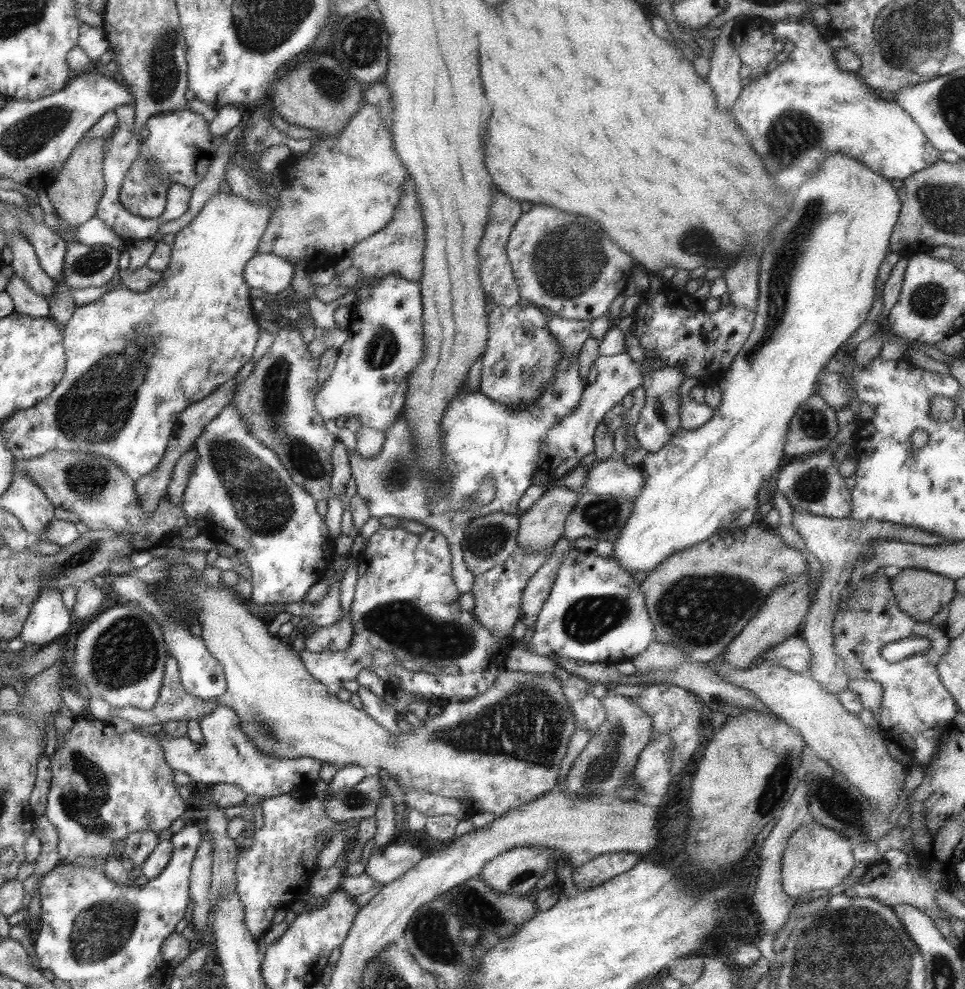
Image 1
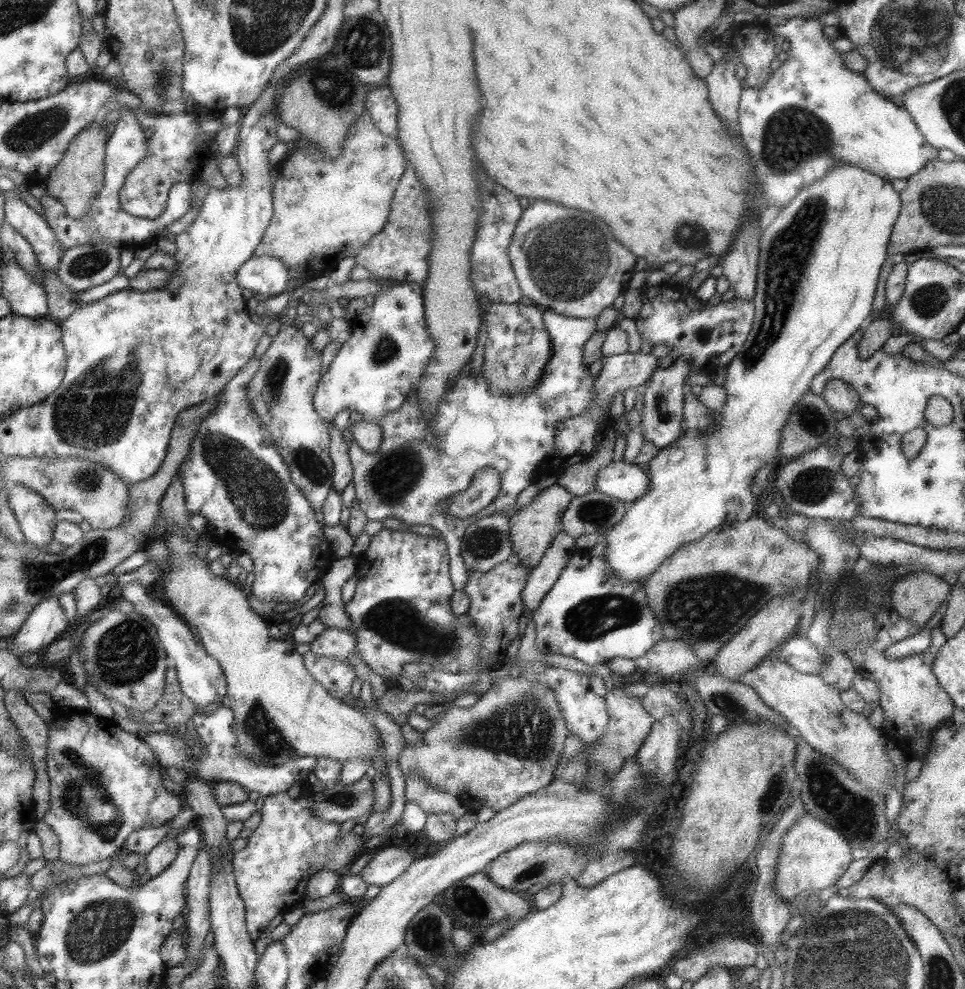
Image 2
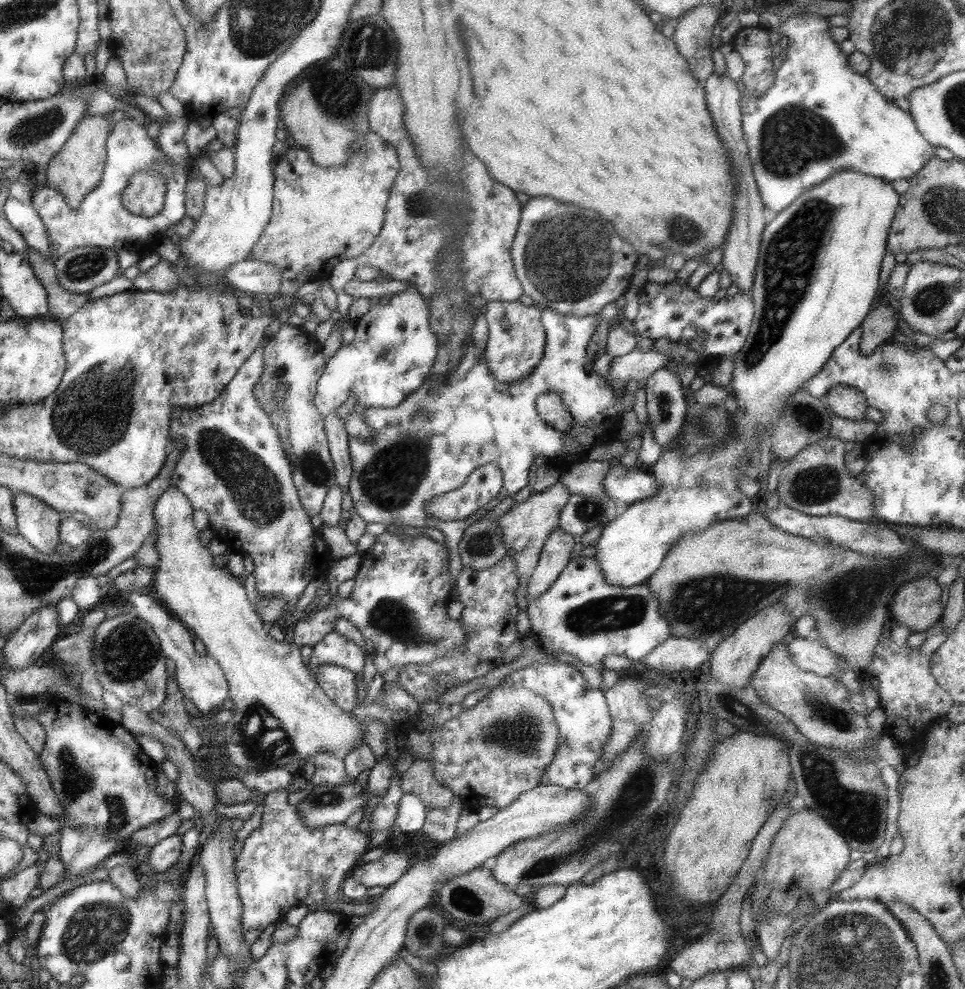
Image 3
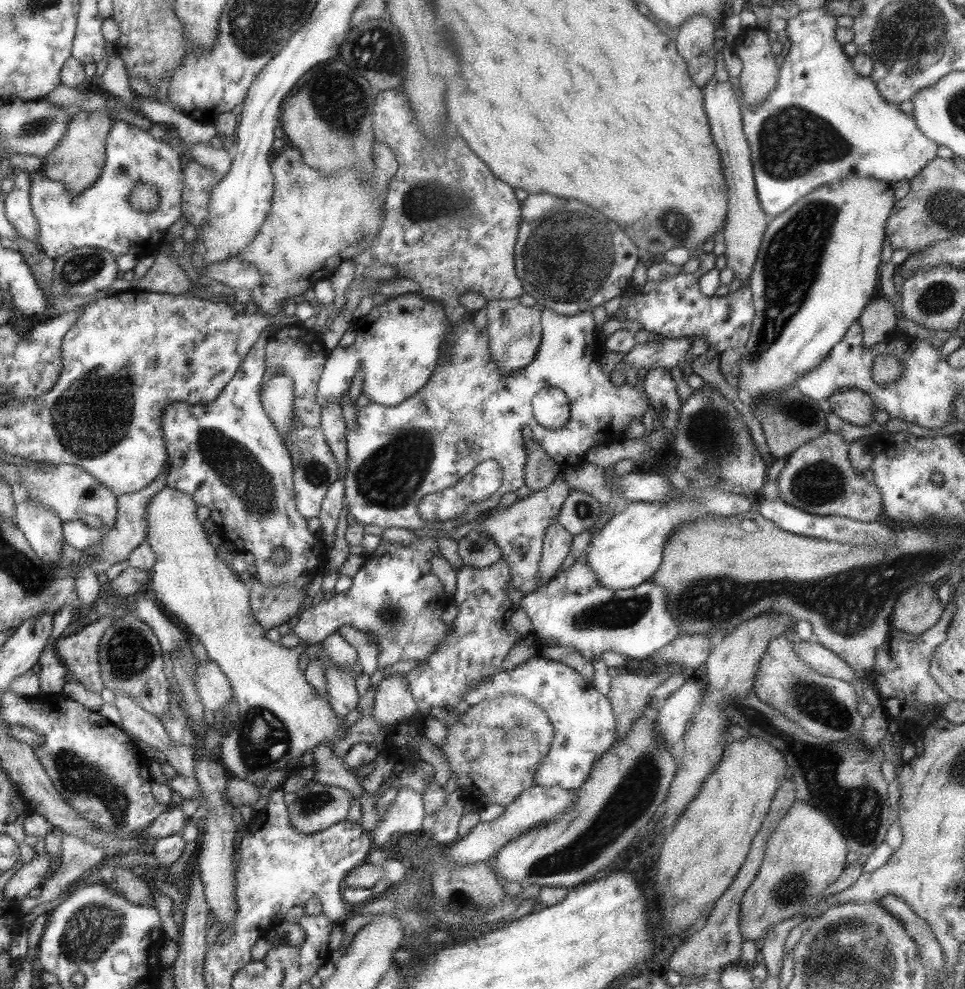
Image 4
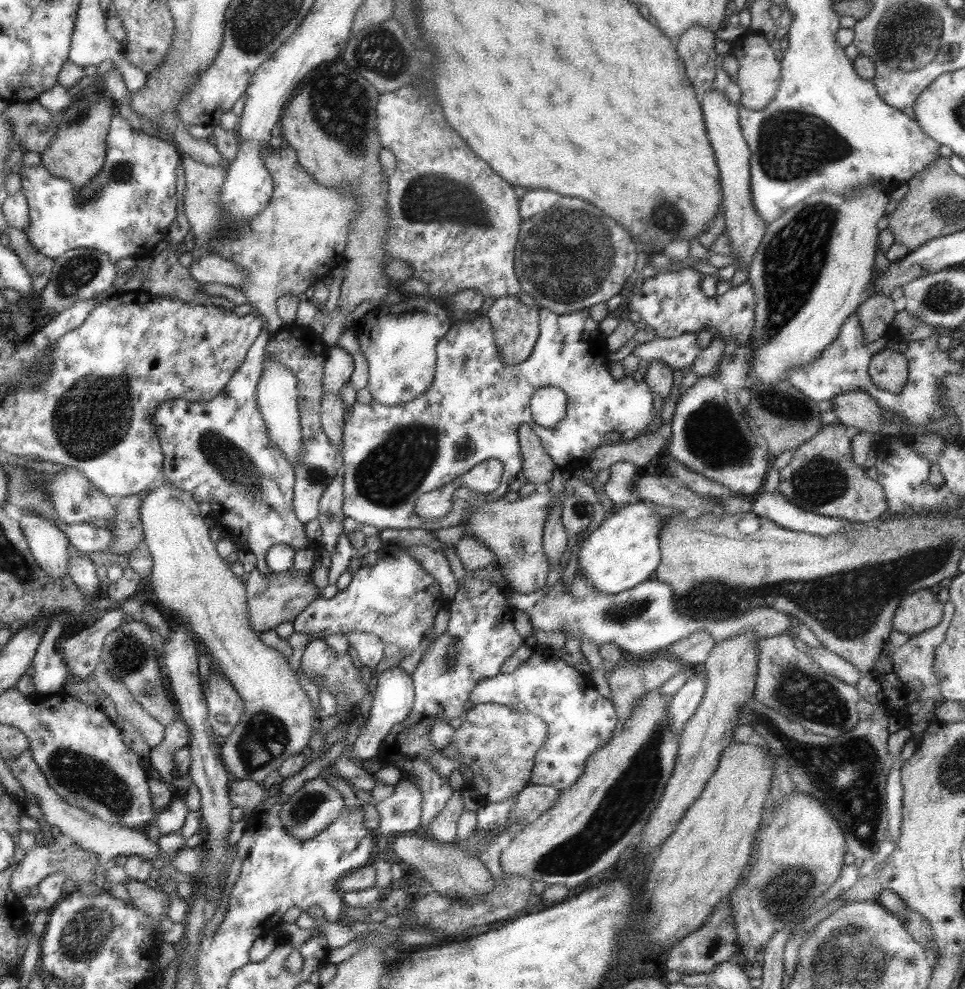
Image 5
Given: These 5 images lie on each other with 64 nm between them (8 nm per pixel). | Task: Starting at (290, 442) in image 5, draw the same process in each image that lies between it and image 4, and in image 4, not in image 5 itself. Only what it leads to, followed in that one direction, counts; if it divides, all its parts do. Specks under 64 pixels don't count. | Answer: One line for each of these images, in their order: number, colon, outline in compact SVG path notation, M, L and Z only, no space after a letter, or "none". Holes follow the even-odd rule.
4: M275 376L261 386L261 404L269 420L275 424L283 440L291 436L291 404L293 404L293 382L287 376Z

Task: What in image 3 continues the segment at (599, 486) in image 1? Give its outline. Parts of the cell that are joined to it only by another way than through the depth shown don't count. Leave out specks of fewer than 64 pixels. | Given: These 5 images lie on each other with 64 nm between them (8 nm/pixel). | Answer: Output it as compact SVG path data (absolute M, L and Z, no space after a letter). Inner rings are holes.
M611 466L603 478L603 490L607 498L615 498L631 506L639 500L655 496L657 480L651 474L641 472L637 466Z

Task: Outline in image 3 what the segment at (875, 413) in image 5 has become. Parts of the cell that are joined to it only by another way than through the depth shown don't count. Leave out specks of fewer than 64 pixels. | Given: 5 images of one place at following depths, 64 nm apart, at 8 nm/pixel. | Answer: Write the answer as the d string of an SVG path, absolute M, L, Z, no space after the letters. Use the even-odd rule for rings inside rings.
M835 384L833 388L827 390L825 394L827 408L837 416L837 418L847 418L847 420L865 420L865 398L861 392L855 388Z

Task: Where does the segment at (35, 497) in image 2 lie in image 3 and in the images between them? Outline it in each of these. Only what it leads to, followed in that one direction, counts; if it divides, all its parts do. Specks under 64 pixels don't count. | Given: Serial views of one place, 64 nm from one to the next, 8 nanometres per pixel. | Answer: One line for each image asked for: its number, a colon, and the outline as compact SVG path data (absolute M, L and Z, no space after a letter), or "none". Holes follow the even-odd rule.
3: M13 494L19 536L43 556L53 556L59 544L61 514L29 494Z

